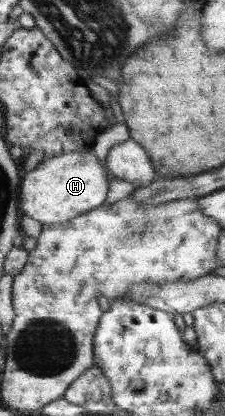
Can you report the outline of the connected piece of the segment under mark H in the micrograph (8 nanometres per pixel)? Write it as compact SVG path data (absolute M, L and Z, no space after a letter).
M92 149L69 152L53 158L44 158L32 171L25 174L20 190L21 215L51 225L73 220L98 209L109 194L109 178Z

